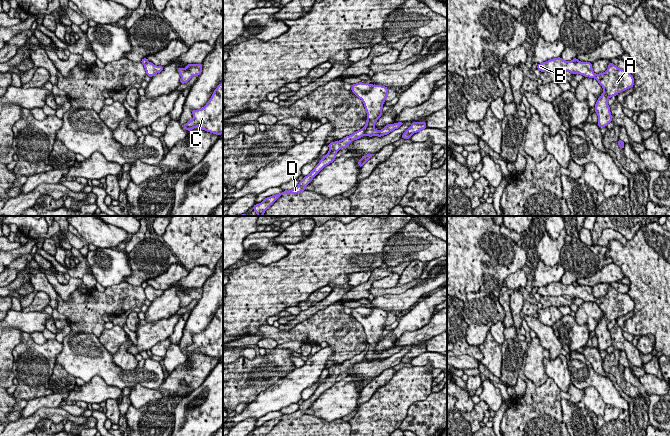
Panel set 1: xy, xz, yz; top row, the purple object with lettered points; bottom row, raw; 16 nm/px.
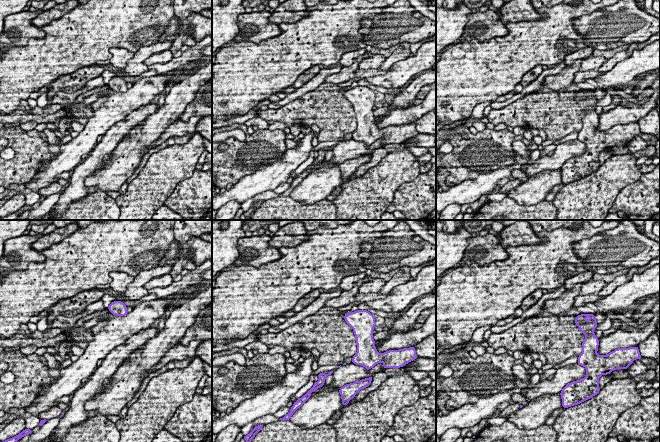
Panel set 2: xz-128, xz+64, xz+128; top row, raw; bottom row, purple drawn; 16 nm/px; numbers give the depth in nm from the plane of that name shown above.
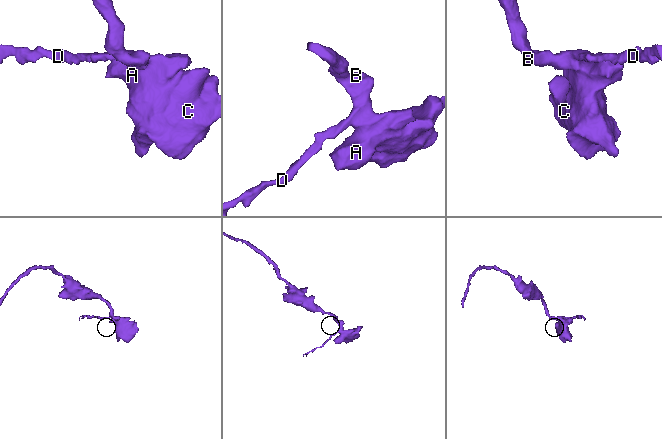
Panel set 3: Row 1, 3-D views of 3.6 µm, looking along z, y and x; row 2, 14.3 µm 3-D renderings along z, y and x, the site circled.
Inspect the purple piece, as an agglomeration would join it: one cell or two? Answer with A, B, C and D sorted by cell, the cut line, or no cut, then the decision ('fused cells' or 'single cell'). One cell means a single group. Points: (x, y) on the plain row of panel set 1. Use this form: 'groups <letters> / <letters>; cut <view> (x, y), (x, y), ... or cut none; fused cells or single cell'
groups A B C / D; cut xz (368, 342), (368, 351), (364, 358); fused cells

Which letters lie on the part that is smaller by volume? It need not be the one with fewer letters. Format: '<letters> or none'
D

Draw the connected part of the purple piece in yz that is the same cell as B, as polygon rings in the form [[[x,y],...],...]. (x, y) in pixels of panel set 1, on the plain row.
[[[561,281],[539,287],[537,293],[541,296],[568,295],[580,298],[584,301],[594,302],[604,313],[595,328],[595,336],[598,340],[598,351],[606,351],[612,346],[612,339],[608,323],[617,320],[619,316],[626,315],[634,310],[634,301],[627,293],[620,293],[612,286],[609,287],[604,297],[595,298],[590,286],[564,285]]]

